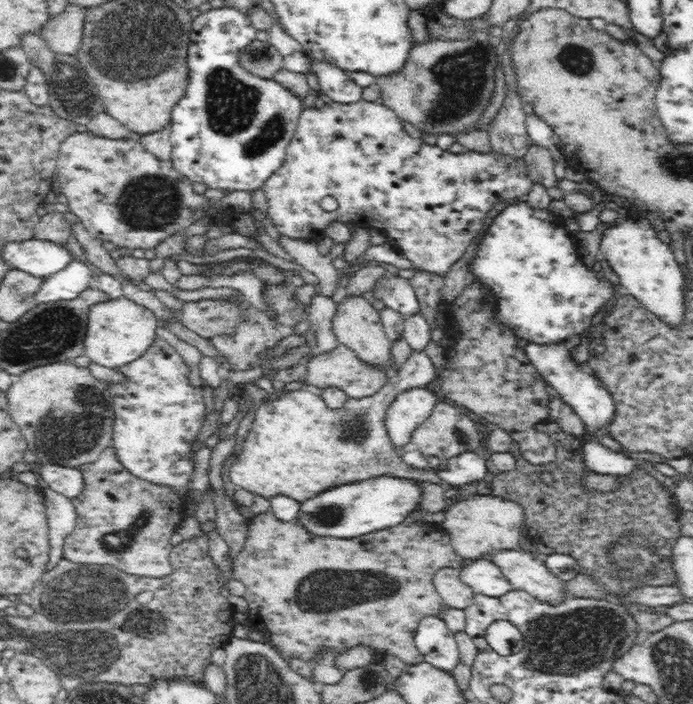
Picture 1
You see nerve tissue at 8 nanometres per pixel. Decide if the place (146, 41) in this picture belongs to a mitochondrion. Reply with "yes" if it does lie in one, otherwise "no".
yes

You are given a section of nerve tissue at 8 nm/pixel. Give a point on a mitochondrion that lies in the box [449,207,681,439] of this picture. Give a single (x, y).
(480, 302)

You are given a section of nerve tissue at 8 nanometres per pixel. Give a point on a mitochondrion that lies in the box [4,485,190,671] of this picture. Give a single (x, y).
(114, 543)

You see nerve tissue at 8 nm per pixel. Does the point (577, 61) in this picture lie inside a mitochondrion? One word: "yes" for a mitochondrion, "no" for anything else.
yes

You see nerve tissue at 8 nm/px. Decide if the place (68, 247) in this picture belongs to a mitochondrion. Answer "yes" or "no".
no

